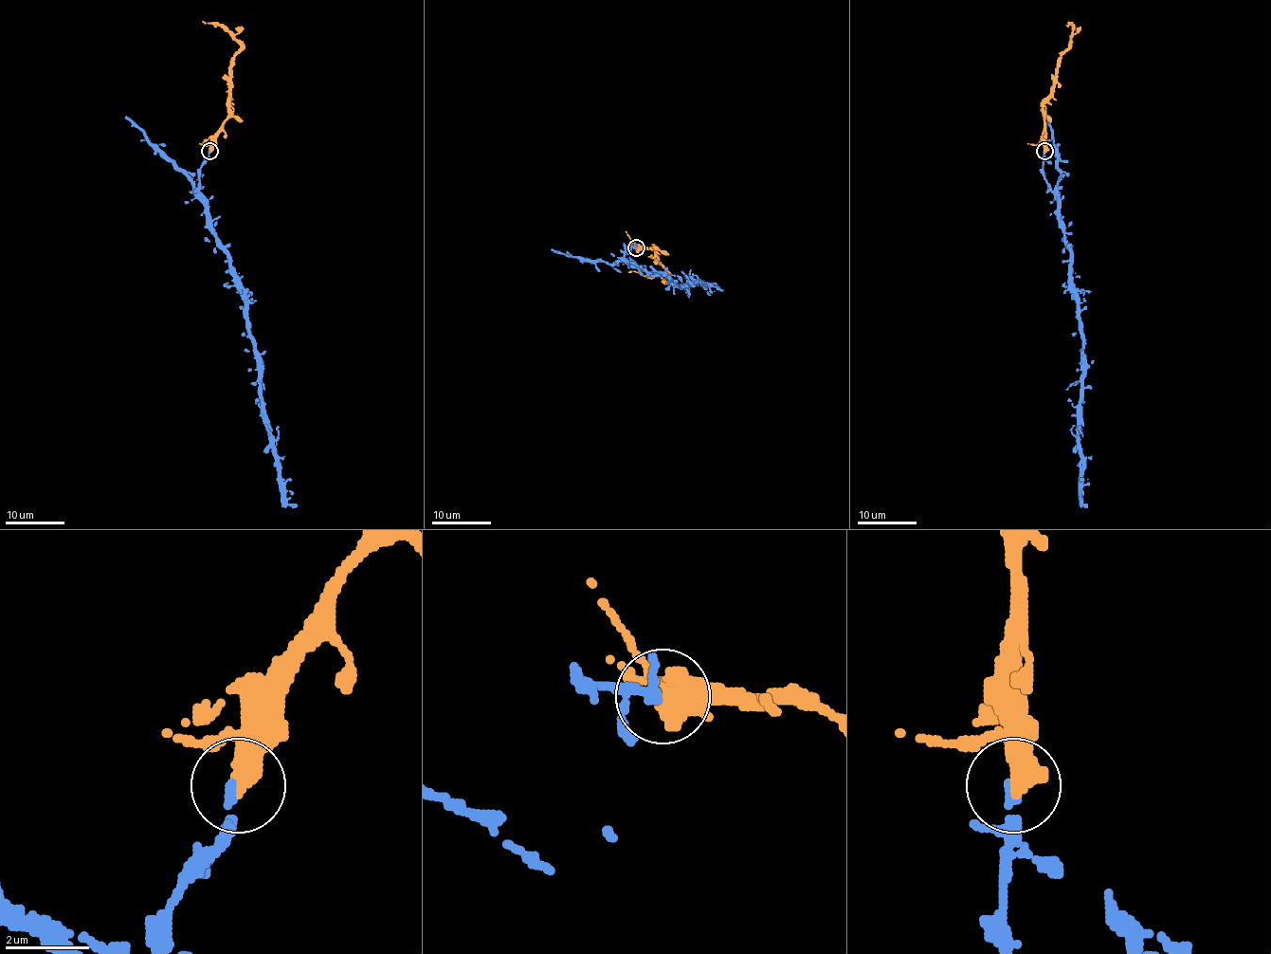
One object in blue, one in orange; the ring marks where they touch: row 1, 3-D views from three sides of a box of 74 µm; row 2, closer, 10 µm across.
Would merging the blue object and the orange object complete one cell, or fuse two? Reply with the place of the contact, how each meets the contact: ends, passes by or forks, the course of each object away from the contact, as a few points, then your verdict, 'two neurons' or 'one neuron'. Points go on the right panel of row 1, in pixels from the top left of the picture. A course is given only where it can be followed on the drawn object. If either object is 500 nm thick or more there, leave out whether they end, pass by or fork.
place (1044, 151); course blue (1044, 151), (1044, 179), (1058, 197), (1082, 339), (1079, 452), (1080, 497), (1087, 505); course orange (1044, 151), (1043, 100), (1053, 85), (1056, 63), (1068, 45), (1072, 25), (1068, 22); one neuron

